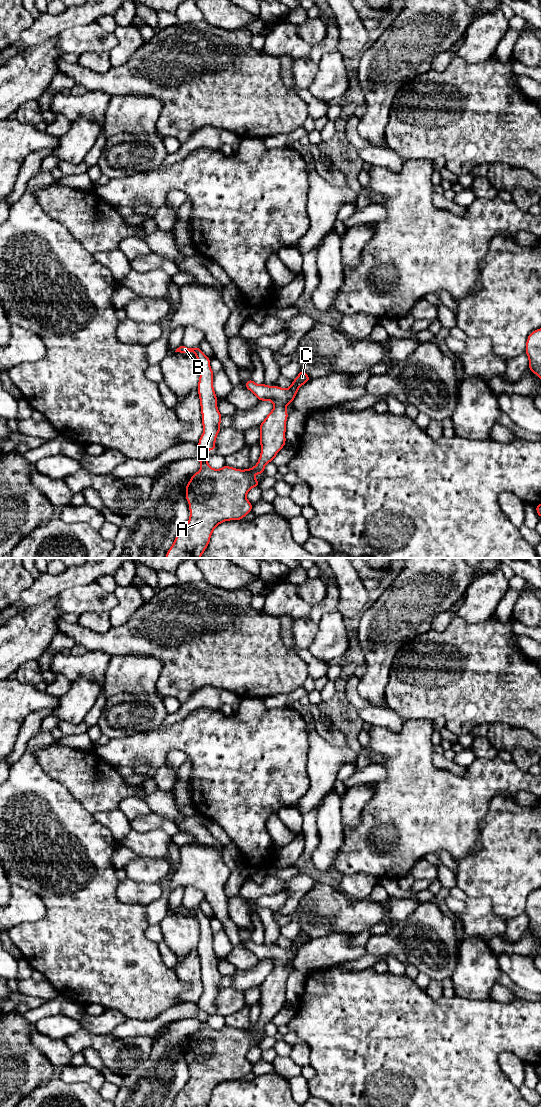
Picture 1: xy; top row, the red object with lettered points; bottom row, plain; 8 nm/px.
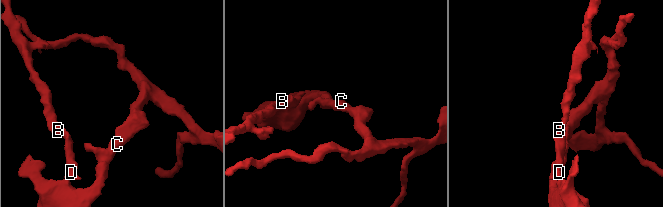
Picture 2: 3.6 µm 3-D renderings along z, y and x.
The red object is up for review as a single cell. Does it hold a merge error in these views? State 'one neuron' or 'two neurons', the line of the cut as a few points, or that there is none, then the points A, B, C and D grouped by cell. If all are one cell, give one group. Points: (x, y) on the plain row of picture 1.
two neurons | xy (200, 1008), (205, 1011) | A C / B D

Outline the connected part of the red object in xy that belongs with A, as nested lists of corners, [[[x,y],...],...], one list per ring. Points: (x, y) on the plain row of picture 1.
[[[300,930],[296,939],[292,941],[289,948],[282,949],[279,946],[268,946],[264,943],[256,944],[252,939],[245,943],[245,947],[250,950],[259,961],[269,960],[274,963],[273,970],[267,975],[259,986],[261,1004],[261,1014],[257,1024],[251,1029],[239,1030],[225,1025],[221,1029],[213,1029],[209,1026],[206,1011],[199,1009],[196,1018],[201,1023],[199,1032],[194,1033],[189,1043],[186,1045],[185,1057],[189,1062],[190,1078],[185,1087],[176,1096],[171,1107],[207,1107],[214,1088],[224,1081],[242,1080],[246,1074],[252,1071],[253,1065],[247,1060],[246,1055],[253,1047],[258,1047],[260,1041],[255,1040],[255,1034],[264,1034],[265,1025],[274,1021],[276,1014],[286,1003],[285,991],[288,973],[286,966],[293,962],[298,949],[311,938]]]

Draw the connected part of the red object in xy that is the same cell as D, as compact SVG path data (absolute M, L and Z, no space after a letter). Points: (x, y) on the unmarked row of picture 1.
M181 904L175 912L194 912L200 925L200 938L198 942L198 953L202 973L203 994L198 1001L200 1009L216 1010L215 1000L220 992L222 975L217 969L217 956L213 948L214 932L210 927L210 918L206 916L199 907L187 908Z

